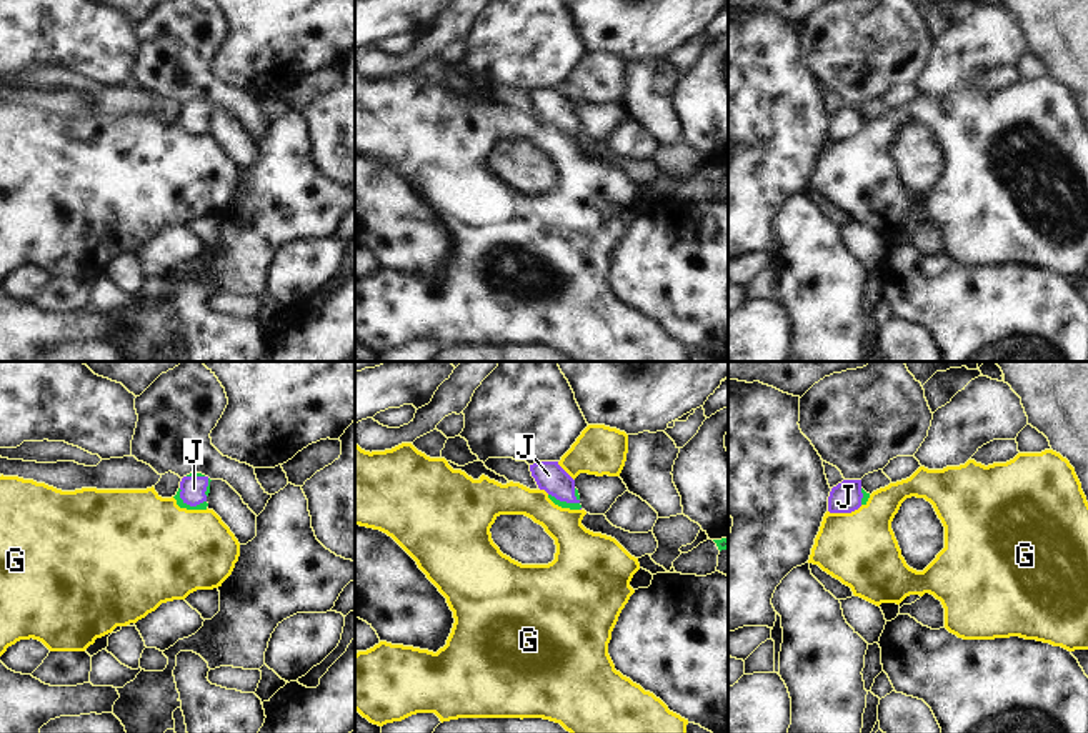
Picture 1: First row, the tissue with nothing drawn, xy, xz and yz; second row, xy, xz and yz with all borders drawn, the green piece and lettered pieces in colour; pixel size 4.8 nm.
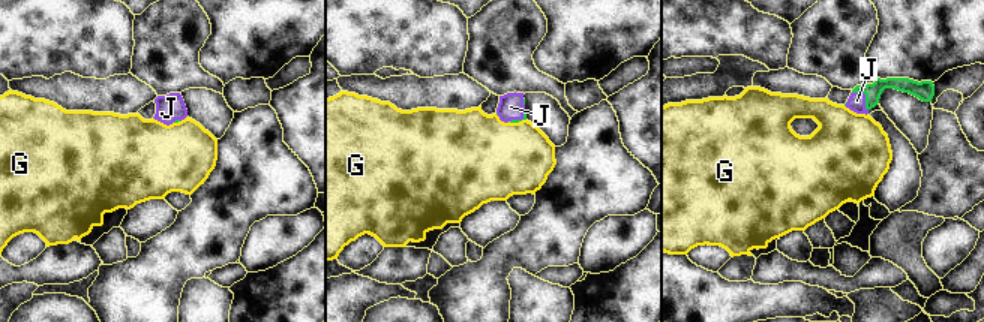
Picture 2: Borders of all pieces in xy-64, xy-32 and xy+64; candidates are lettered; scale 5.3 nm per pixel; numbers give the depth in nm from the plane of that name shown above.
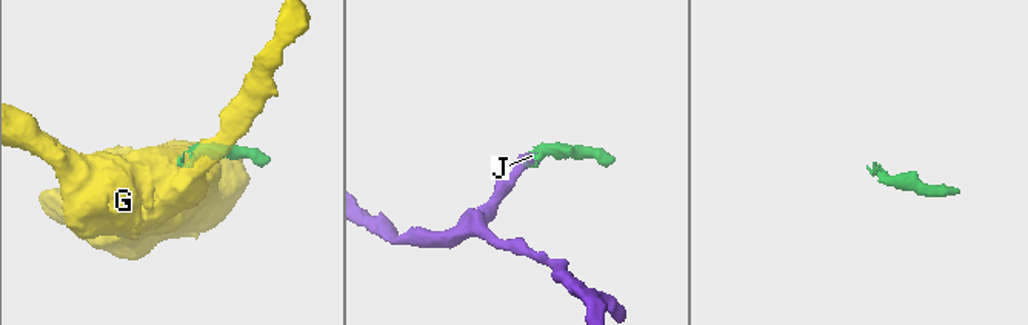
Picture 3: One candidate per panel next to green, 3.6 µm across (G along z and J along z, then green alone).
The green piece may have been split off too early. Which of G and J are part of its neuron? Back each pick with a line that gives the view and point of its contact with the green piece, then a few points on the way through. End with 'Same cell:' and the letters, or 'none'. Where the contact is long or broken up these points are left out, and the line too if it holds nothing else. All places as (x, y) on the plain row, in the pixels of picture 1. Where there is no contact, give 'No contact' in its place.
J: Touches green at xz (563, 129). Path across: xz (557, 129), (563, 129), (560, 114), (548, 102)
Same cell: J.

